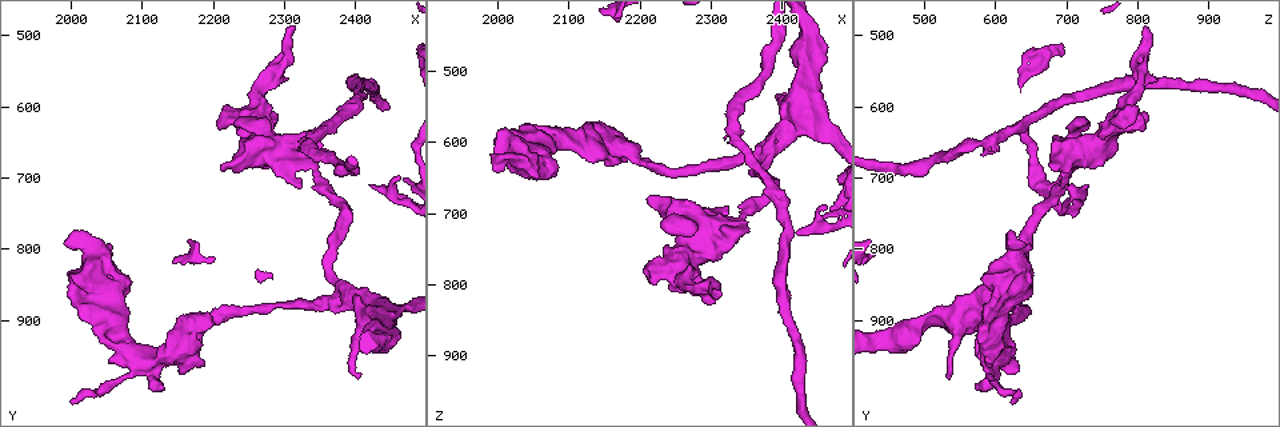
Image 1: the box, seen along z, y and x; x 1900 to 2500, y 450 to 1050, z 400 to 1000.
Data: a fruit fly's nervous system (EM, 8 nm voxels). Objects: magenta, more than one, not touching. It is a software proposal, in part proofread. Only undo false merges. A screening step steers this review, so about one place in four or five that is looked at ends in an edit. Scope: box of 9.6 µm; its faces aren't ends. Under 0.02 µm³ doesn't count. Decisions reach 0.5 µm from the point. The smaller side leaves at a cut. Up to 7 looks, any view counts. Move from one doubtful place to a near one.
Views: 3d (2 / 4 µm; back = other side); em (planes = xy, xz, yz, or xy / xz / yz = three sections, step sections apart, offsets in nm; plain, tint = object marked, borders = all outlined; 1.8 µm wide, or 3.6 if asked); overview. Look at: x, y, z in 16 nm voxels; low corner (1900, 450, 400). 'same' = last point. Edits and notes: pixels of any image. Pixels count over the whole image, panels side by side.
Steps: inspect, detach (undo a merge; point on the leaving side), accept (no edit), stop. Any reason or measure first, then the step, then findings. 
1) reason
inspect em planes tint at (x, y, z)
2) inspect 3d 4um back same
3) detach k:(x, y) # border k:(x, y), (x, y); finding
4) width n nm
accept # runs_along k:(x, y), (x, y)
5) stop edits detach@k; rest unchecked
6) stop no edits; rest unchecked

abrupt turn
inspect em planes tint at (2465, 705, 695)

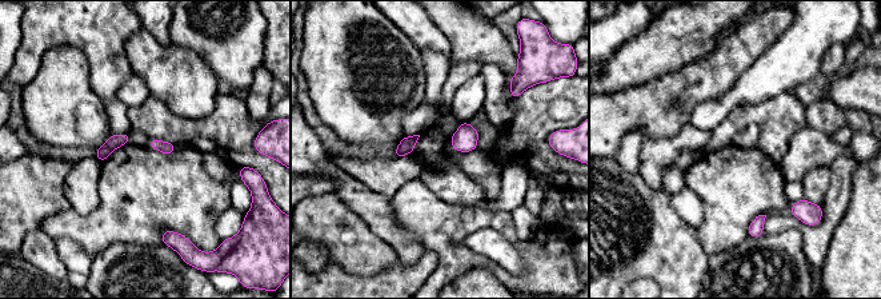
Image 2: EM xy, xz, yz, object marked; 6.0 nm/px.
accept # continuous, no second cell

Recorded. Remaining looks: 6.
thick turns thin
inspect em planes tint at (2380, 860, 620)

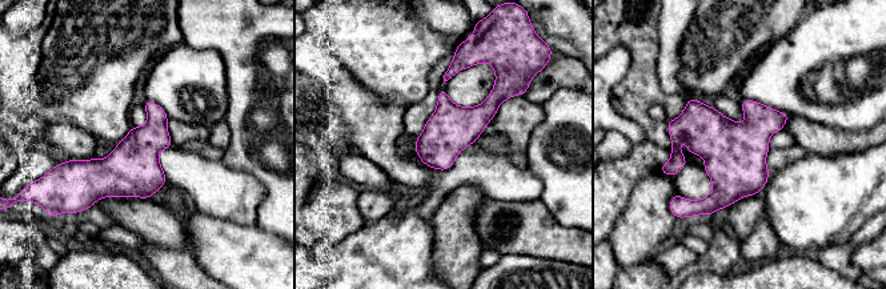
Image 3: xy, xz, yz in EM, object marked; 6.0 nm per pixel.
accept # continuous, no second cell

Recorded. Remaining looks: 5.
arms part here
inspect 3d 4um at (2120, 950, 605)

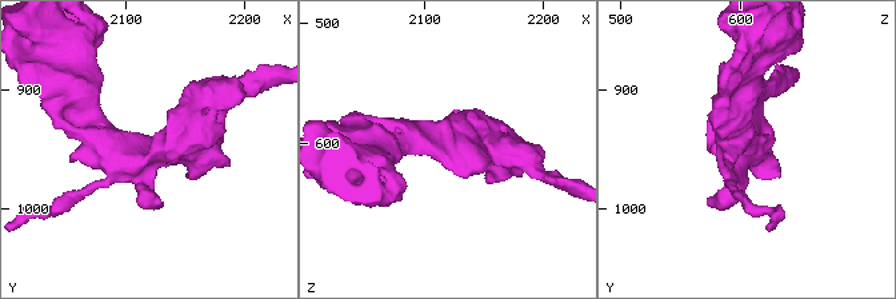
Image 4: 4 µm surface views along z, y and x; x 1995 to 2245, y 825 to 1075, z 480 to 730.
inspect em planes plain at (2126, 954, 606)

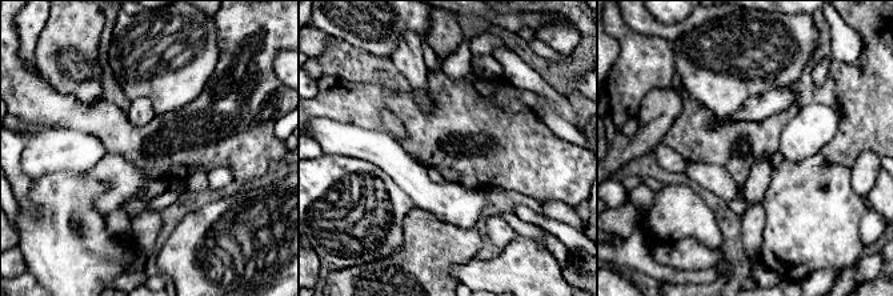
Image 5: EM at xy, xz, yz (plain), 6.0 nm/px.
where the object lies
inspect em planes tint same

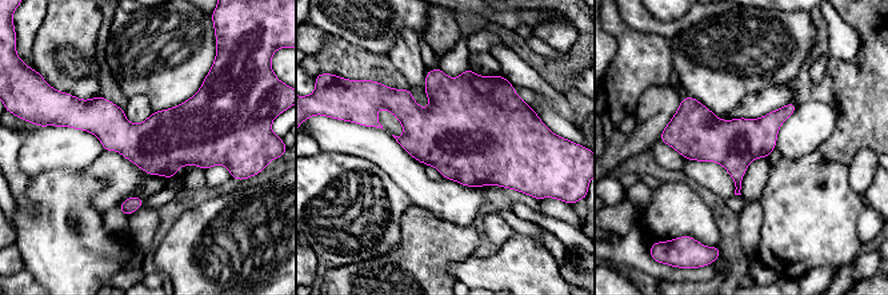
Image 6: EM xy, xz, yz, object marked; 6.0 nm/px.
accept # all the same cell

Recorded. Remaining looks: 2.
stop no edits; rest unchecked

